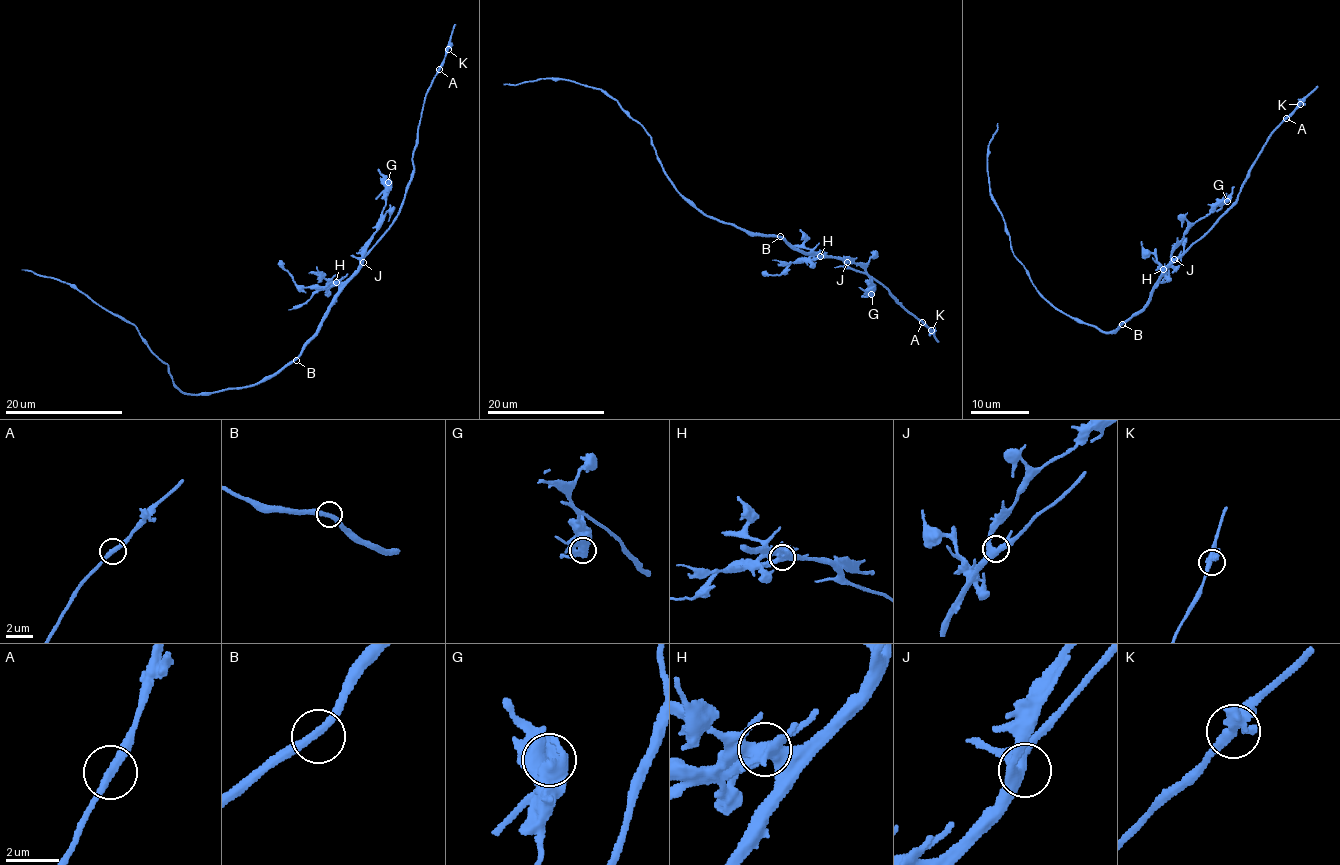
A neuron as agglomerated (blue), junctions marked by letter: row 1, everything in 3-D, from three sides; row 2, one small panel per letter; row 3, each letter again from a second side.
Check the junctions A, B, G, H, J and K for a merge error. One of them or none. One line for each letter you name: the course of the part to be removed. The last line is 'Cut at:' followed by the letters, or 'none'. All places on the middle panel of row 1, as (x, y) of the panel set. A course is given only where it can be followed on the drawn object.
H: foreign part runs (819, 257), (786, 263), (773, 260)
Cut at: H

